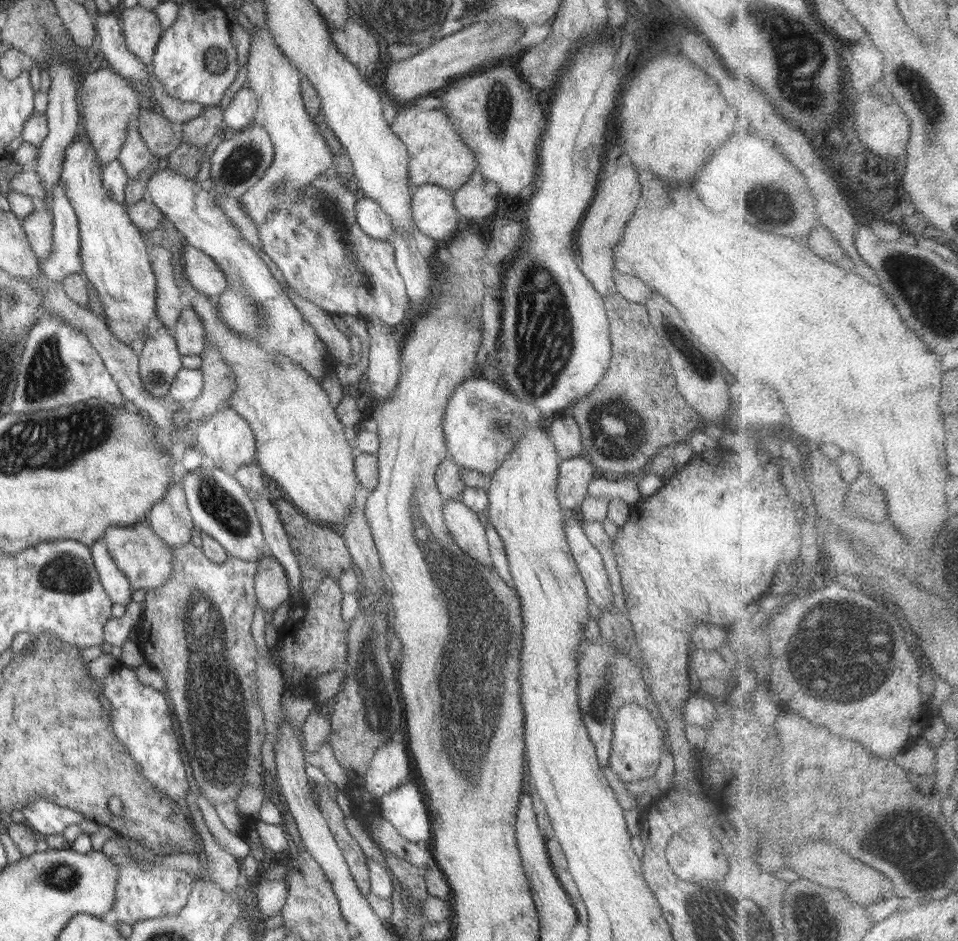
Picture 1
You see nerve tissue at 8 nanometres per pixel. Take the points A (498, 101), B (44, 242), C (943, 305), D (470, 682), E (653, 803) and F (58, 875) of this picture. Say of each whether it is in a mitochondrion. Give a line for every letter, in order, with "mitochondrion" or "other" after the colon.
A: mitochondrion
B: other
C: mitochondrion
D: mitochondrion
E: other
F: mitochondrion

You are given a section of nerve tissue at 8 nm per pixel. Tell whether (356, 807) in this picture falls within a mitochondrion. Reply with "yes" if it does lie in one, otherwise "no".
no

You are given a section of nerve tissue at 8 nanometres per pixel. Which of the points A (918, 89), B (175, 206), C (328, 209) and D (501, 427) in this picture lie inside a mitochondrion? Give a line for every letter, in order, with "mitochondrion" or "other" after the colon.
A: mitochondrion
B: other
C: mitochondrion
D: mitochondrion

